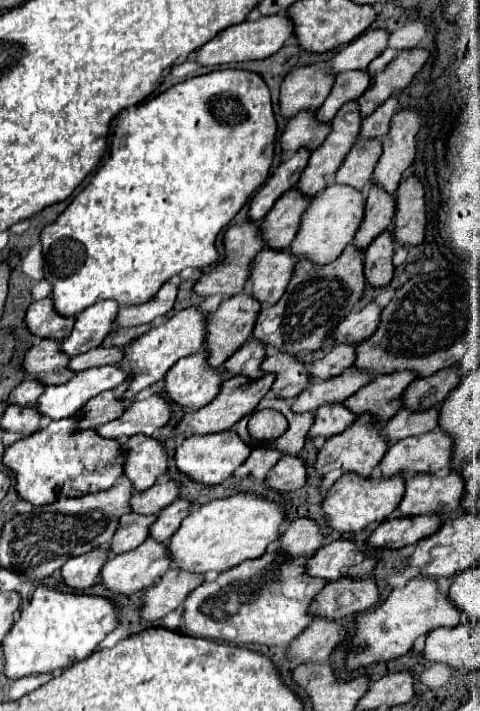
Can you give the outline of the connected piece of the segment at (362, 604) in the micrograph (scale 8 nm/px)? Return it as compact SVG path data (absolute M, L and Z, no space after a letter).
M343 577L339 581L329 583L319 593L315 605L311 605L311 611L327 619L355 617L359 613L369 611L373 605L379 603L379 599L381 599L381 589L373 577L365 579Z

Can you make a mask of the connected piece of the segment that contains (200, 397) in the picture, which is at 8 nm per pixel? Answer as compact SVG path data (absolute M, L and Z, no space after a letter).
M201 349L195 355L179 359L165 377L167 399L175 401L191 411L211 403L223 387L227 375L221 367L207 363L207 353Z

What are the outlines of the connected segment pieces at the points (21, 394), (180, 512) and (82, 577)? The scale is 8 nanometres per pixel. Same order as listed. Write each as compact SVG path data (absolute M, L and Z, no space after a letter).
M25 379L19 389L15 389L15 393L11 393L11 403L19 403L23 407L27 405L35 405L37 399L41 397L41 393L45 391L47 385L39 383L39 381L33 381L33 379Z
M179 497L179 499L175 499L167 509L163 509L161 513L159 513L159 517L157 517L157 521L151 525L151 537L153 539L157 539L157 541L163 541L163 543L167 543L169 541L169 537L175 533L175 529L179 529L179 525L181 525L181 521L183 521L183 517L187 517L187 513L191 511L191 501L189 499L183 499L183 497Z
M99 547L99 549L93 549L91 553L73 557L71 561L67 561L67 565L63 565L61 577L71 587L77 587L77 589L91 587L99 581L99 573L109 557L111 557L111 551L105 547Z

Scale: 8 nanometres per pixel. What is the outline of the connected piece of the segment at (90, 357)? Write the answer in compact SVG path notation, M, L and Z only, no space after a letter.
M97 347L91 349L83 355L77 355L69 361L69 367L73 371L83 371L89 367L99 367L99 365L115 365L121 363L125 357L125 349L123 347Z

